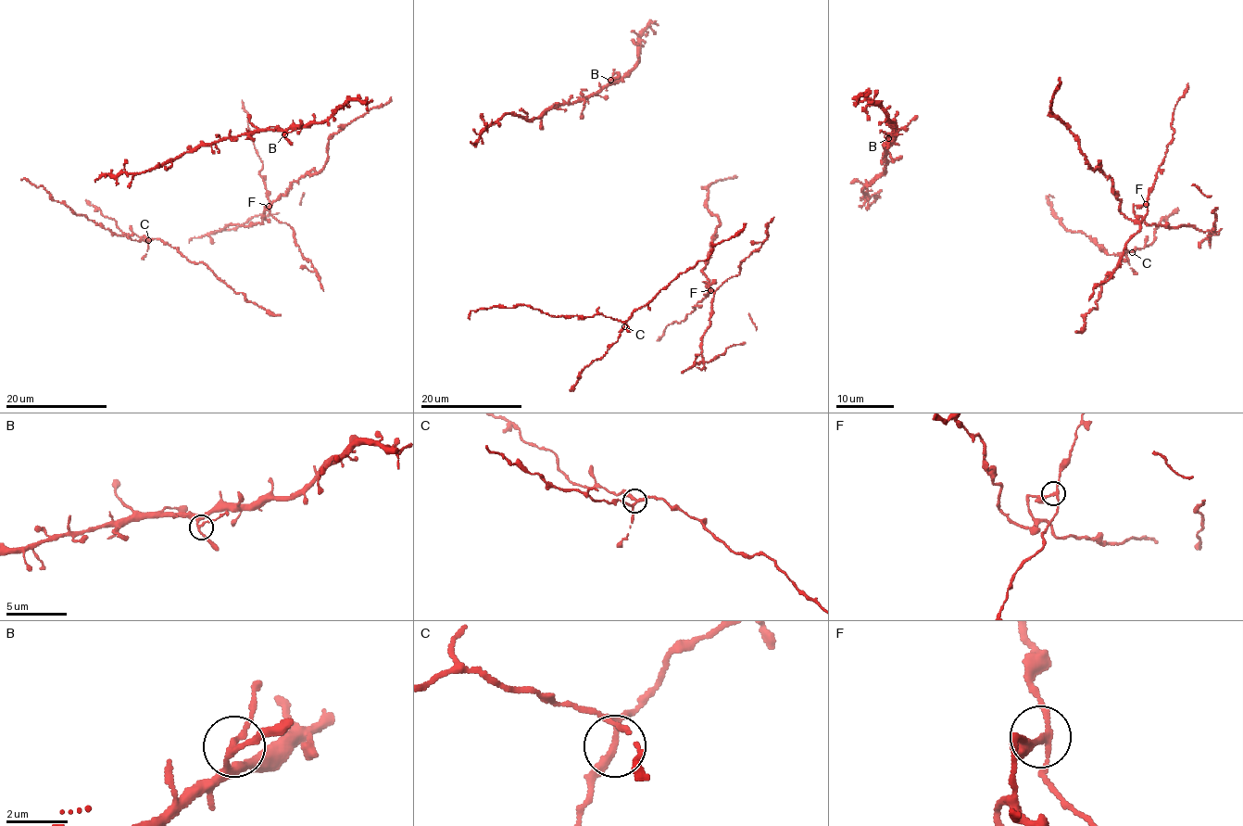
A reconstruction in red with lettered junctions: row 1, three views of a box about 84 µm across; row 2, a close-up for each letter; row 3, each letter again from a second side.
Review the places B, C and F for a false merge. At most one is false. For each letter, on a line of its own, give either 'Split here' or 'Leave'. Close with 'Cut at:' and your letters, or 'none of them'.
B: Leave
C: Leave
F: Split here
Cut at: F

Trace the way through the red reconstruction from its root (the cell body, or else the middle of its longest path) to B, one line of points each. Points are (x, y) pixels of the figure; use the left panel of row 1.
B: (218, 141), (260, 130), (280, 130), (284, 134)

